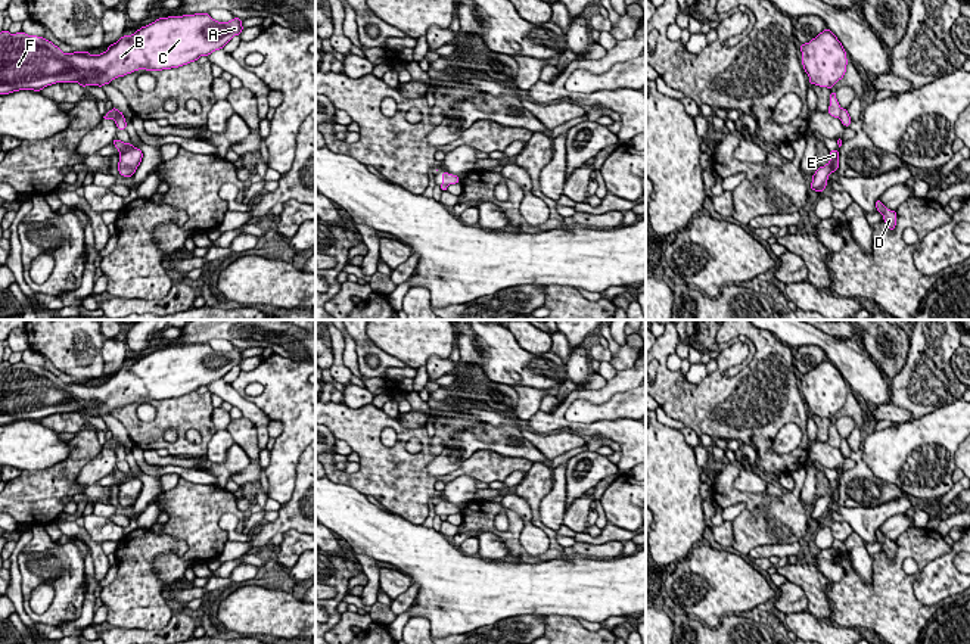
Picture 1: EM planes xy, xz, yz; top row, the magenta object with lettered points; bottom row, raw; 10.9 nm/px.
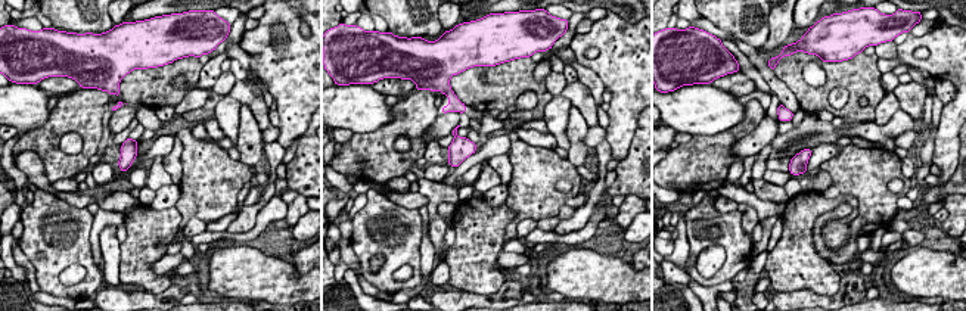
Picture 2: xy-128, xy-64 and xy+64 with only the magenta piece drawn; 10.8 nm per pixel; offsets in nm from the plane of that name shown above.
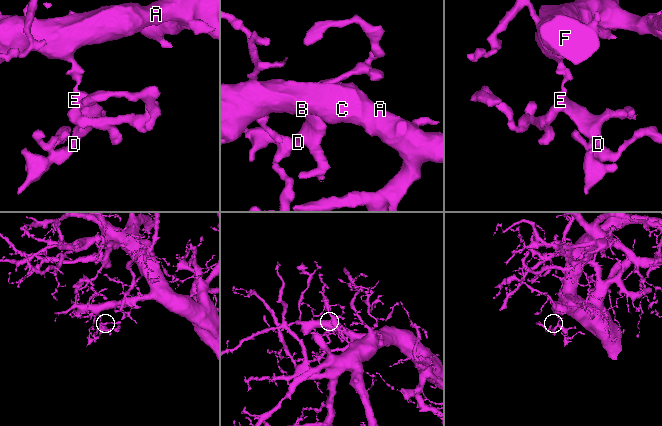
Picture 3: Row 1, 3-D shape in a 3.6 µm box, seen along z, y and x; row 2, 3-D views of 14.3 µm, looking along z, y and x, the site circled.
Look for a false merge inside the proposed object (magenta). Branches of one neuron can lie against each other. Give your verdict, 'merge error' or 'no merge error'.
merge error

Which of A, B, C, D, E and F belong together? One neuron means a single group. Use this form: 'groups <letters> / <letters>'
groups A B C F / D E

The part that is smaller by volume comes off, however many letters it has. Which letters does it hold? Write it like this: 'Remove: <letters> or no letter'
Remove: D, E

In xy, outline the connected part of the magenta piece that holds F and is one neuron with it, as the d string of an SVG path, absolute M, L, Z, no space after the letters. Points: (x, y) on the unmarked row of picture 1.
M209 343L158 348L96 386L68 385L43 367L1 361L0 424L40 421L56 413L103 417L139 399L178 398L223 379L243 358L239 348L218 352Z

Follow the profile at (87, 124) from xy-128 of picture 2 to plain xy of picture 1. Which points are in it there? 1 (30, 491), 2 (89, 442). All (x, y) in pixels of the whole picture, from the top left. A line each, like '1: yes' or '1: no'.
1: yes
2: yes

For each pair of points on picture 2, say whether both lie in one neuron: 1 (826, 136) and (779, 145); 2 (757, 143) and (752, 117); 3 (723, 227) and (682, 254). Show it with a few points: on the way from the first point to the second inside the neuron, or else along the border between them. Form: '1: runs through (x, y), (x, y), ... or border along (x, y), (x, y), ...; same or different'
1: runs through (814, 136), (801, 136), (791, 143); same
2: border along (766, 114), (733, 145), (735, 156); different
3: border along (689, 252), (682, 267); different

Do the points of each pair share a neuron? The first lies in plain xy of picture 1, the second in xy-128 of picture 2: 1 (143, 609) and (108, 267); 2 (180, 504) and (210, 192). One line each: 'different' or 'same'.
1: different
2: same

